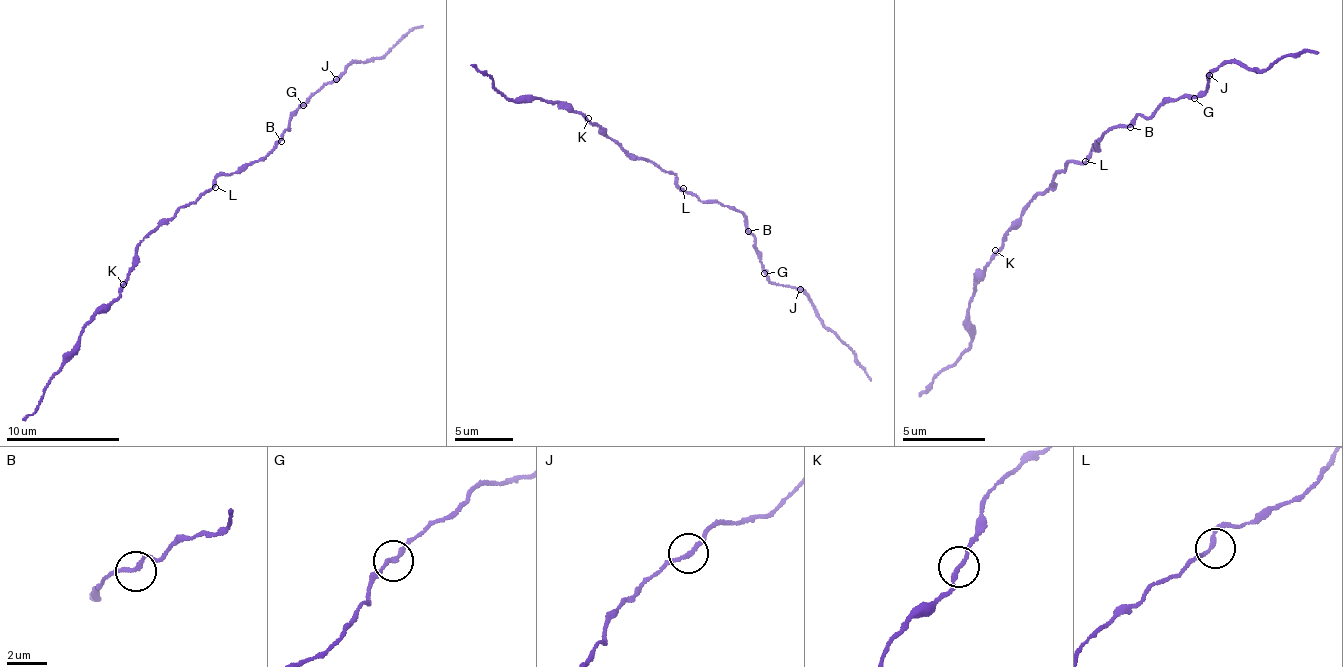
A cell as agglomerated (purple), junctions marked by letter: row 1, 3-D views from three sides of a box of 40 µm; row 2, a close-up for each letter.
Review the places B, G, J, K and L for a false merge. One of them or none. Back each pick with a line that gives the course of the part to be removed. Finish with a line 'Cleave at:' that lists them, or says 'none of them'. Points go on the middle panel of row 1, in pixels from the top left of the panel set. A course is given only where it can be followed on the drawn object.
Cleave at: none of them

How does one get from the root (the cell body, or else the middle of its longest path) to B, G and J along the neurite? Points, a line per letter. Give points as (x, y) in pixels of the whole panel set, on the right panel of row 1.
B: (1086, 160), (1095, 146), (1093, 148), (1099, 151), (1096, 153), (1093, 147), (1111, 129), (1130, 127)
G: (1086, 160), (1095, 146), (1099, 151), (1093, 147), (1111, 129), (1131, 126), (1171, 100), (1194, 98)
J: (1086, 160), (1095, 146), (1099, 151), (1093, 147), (1111, 129), (1131, 126), (1171, 100), (1201, 96), (1210, 73)

